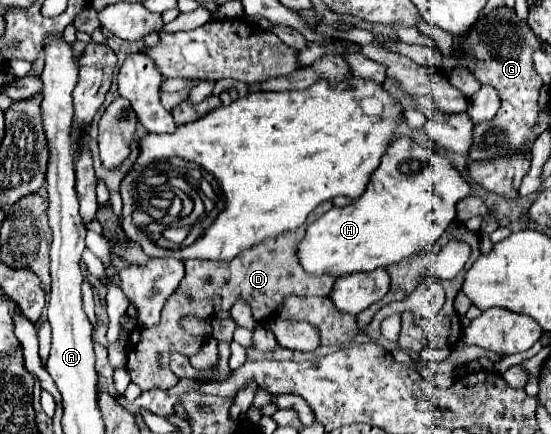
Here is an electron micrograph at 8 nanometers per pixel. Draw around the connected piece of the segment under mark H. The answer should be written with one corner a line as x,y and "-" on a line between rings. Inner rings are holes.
407,137
395,139
381,157
381,165
371,173
365,193
357,201
341,209
333,207
307,227
305,237
297,245
299,265
309,275
343,277
351,273
369,273
377,267
389,267
393,263
399,263
401,259
433,245
443,235
447,225
455,219
457,201
467,195
469,183
461,177
461,173
451,165
451,161
443,153
423,149
411,143

